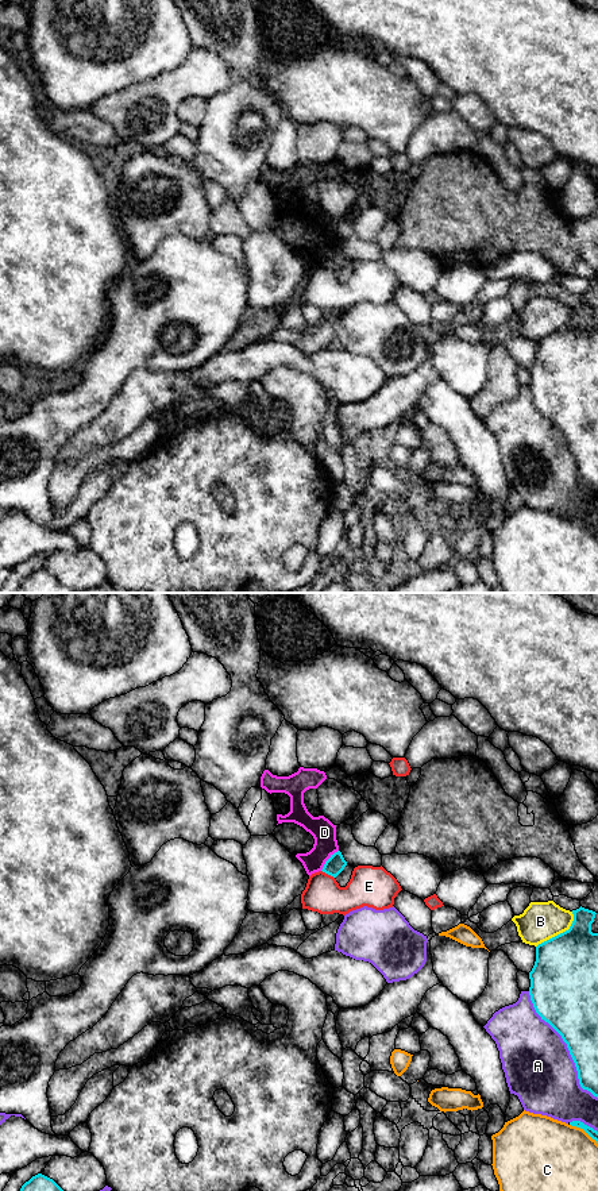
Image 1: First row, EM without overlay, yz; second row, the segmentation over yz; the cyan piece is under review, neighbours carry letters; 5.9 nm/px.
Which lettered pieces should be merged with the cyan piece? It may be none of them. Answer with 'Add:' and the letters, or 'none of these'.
Add: none of these

